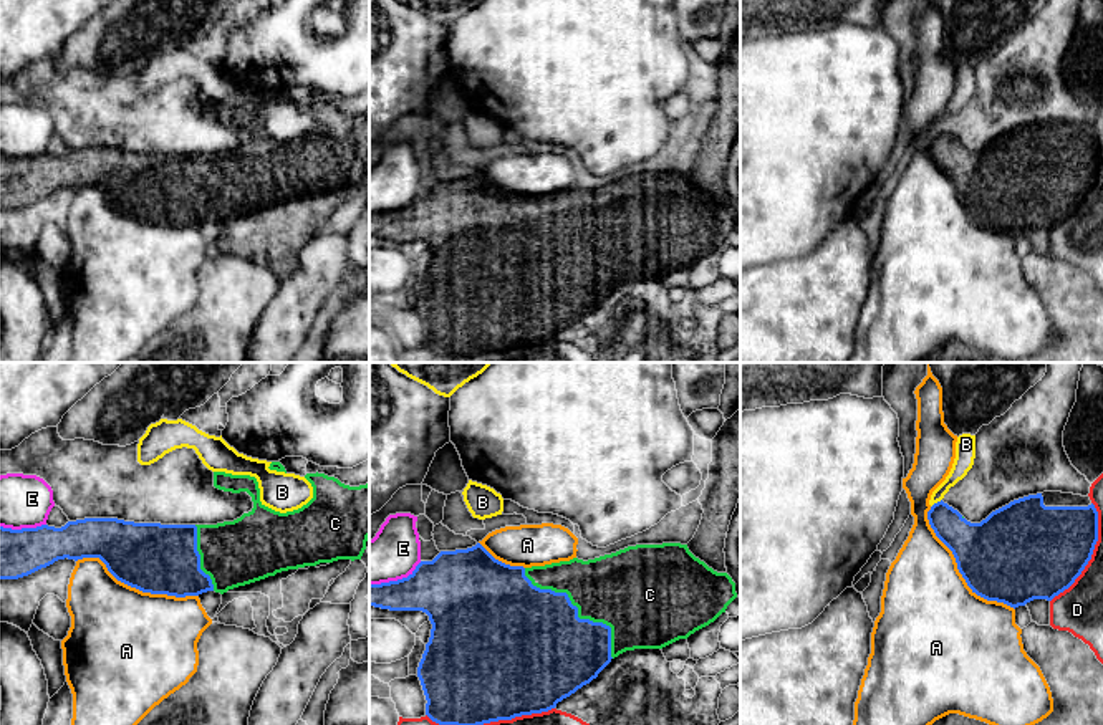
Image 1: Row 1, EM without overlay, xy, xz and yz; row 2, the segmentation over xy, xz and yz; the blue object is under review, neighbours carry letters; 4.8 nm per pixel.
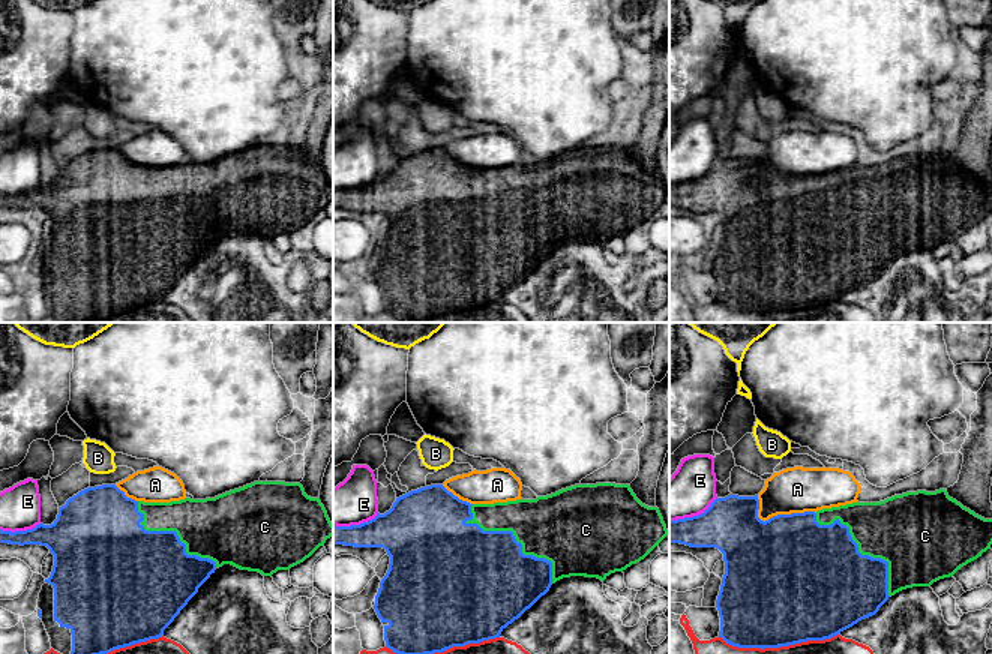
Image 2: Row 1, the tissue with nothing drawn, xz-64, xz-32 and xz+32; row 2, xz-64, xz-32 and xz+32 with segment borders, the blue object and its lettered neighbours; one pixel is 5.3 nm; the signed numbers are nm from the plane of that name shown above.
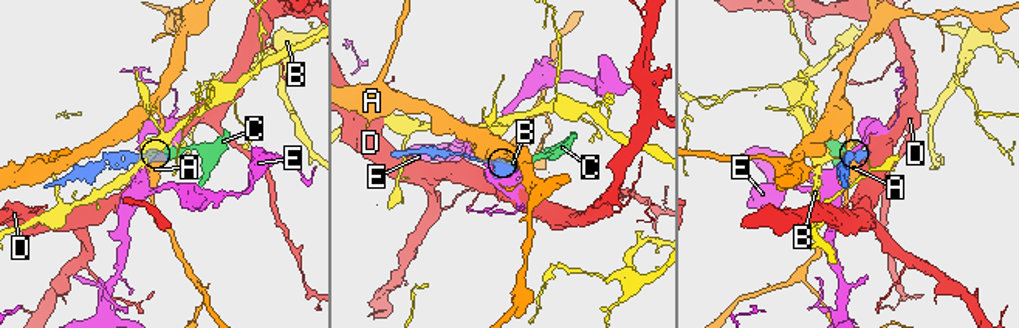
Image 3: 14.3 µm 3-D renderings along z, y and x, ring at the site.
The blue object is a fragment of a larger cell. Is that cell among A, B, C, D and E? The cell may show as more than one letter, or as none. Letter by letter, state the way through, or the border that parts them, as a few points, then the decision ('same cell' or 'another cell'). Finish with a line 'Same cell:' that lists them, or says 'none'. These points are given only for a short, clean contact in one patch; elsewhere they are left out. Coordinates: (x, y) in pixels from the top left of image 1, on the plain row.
A: another cell
B: another cell
C: same cell
D: another cell
E: another cell
Same cell: C

